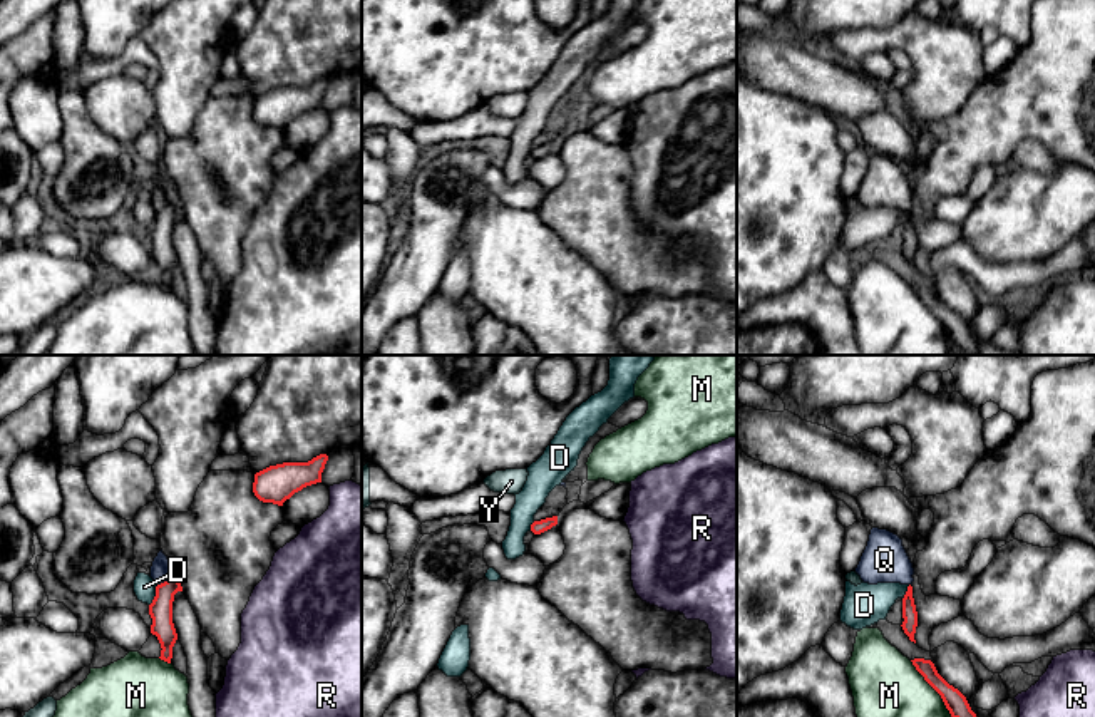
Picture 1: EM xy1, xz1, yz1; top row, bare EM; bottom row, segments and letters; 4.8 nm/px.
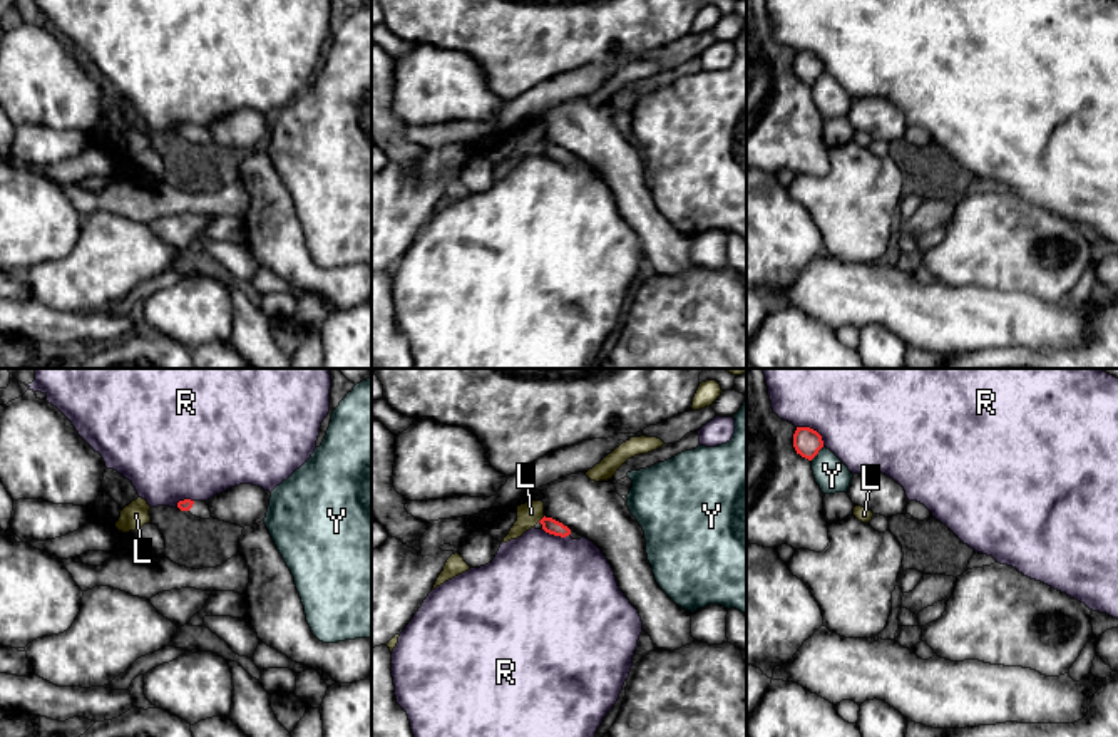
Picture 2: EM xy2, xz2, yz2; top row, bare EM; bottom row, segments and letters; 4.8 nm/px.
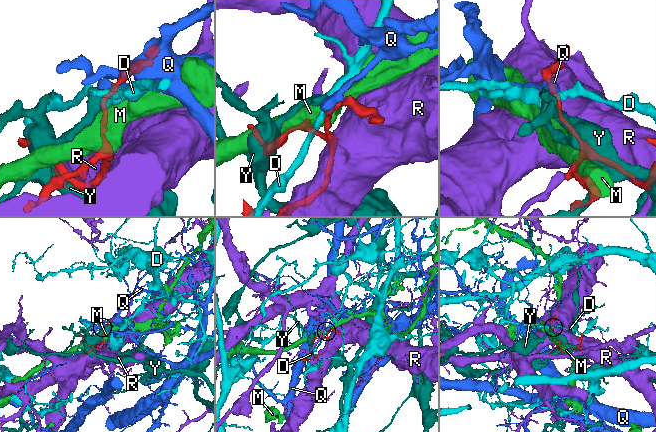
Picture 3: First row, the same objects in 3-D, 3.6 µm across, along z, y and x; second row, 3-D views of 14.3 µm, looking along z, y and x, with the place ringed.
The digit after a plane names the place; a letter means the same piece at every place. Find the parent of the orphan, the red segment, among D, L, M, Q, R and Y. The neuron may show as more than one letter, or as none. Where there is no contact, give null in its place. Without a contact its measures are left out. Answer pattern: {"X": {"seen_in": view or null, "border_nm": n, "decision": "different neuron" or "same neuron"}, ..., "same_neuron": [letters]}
{"D": {"seen_in": "xy1", "border_nm": 110, "decision": "different neuron"}, "L": {"seen_in": "xz2", "border_nm": 50, "decision": "different neuron"}, "M": {"seen_in": "yz1", "border_nm": 360, "decision": "different neuron"}, "Q": {"seen_in": "xy1", "border_nm": 90, "decision": "different neuron"}, "R": {"seen_in": "yz2", "border_nm": 160, "decision": "different neuron"}, "Y": {"seen_in": "yz2", "border_nm": 100, "decision": "different neuron"}, "same_neuron": []}

